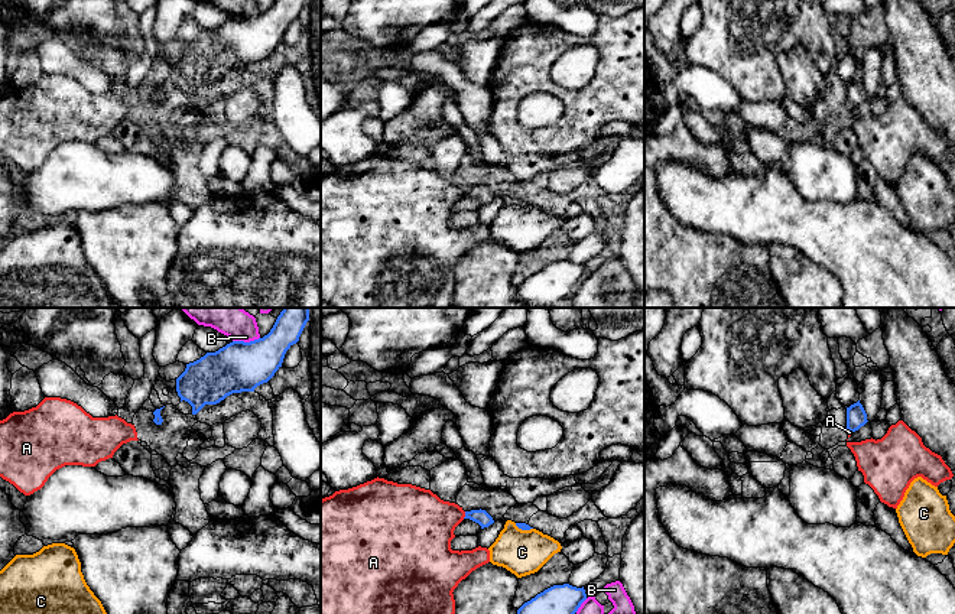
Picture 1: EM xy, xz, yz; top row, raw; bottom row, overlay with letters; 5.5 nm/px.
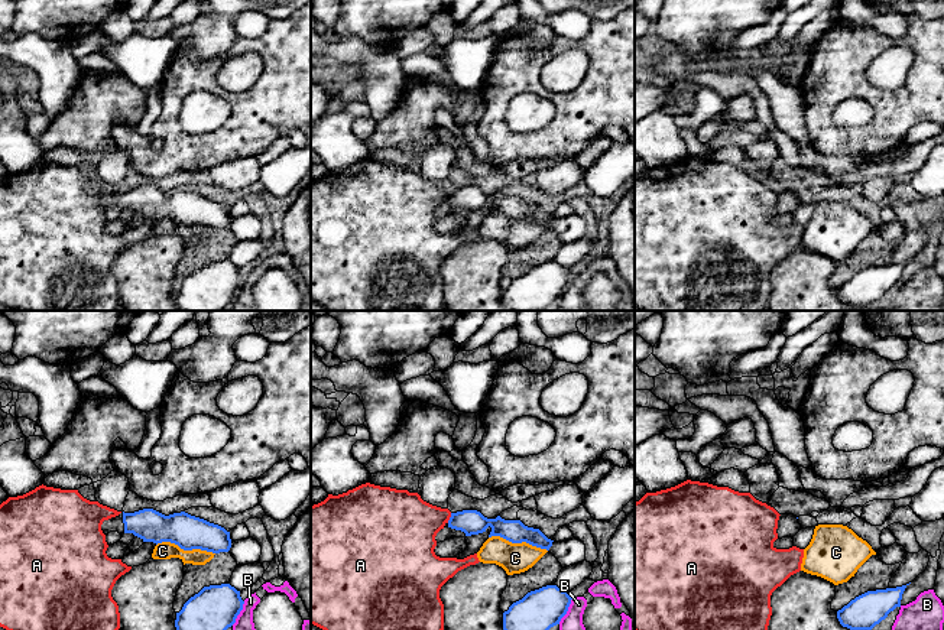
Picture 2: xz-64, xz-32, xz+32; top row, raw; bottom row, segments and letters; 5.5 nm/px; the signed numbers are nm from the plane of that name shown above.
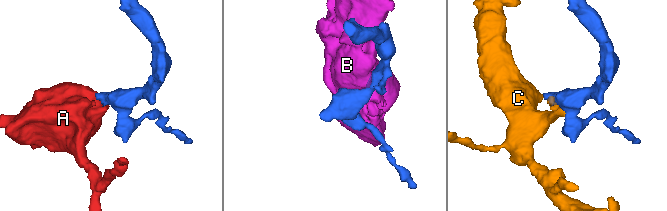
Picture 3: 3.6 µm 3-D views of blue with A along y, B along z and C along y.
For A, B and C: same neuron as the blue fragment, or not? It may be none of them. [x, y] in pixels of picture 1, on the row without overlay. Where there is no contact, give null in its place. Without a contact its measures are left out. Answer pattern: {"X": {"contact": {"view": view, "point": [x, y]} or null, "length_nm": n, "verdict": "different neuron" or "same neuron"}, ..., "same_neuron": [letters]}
{"A": {"contact": {"view": "xz", "point": [465, 191]}, "length_nm": 40, "verdict": "different neuron"}, "B": {"contact": {"view": "xy", "point": [246, 19]}, "length_nm": 150, "verdict": "different neuron"}, "C": {"contact": {"view": "xz", "point": [523, 205]}, "length_nm": 110, "verdict": "different neuron"}, "same_neuron": []}

